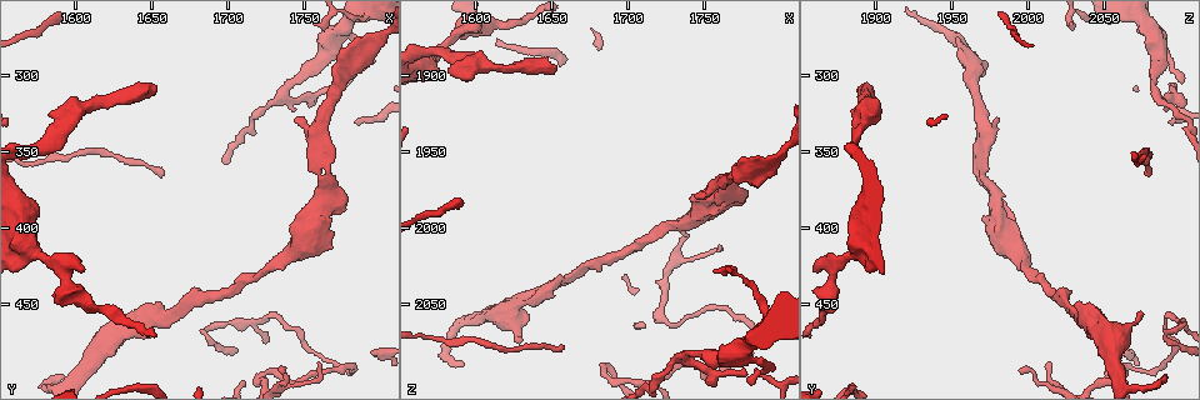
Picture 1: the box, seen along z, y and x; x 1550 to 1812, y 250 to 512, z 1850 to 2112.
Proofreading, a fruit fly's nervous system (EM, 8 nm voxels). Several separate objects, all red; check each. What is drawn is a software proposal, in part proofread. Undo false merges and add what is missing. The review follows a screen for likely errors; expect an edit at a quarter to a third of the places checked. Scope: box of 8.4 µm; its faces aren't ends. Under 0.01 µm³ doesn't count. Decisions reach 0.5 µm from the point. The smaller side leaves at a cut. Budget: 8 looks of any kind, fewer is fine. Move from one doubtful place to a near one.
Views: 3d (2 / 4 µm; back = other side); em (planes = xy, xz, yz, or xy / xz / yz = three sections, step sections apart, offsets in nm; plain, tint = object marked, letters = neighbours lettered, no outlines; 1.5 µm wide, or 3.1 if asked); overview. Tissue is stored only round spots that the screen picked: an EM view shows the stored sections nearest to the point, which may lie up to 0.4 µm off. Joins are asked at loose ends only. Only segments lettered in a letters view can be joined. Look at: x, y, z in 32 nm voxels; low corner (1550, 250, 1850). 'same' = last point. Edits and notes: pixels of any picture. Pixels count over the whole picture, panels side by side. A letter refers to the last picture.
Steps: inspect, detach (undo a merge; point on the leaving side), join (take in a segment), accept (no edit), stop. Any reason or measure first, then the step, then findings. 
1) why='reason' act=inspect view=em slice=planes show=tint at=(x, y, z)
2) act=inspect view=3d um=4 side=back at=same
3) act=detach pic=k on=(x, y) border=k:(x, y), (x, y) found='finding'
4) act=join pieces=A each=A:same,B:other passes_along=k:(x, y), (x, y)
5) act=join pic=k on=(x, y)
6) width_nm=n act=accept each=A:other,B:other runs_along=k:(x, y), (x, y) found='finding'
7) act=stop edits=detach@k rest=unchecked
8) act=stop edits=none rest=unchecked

why='thin end' act=inspect view=3d um=4 at=(1744, 328, 1978)

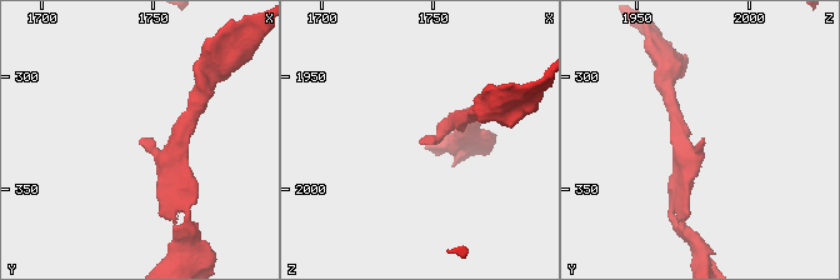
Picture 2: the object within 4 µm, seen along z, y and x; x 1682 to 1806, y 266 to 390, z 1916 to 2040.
why='shape alone is not enough' act=inspect view=em slice=yz step=4 show=letters at=(1745, 329, 1980)

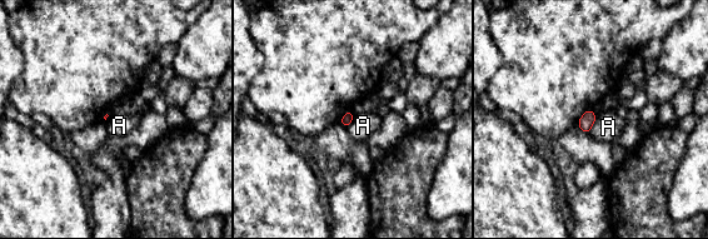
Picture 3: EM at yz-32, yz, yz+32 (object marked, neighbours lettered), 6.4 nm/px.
act=accept each=A:other border=3:(597, 116), (588, 133) found='none of them fits'

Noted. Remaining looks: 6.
why='an open end' act=inspect view=3d um=2 at=(1630, 454, 2074)

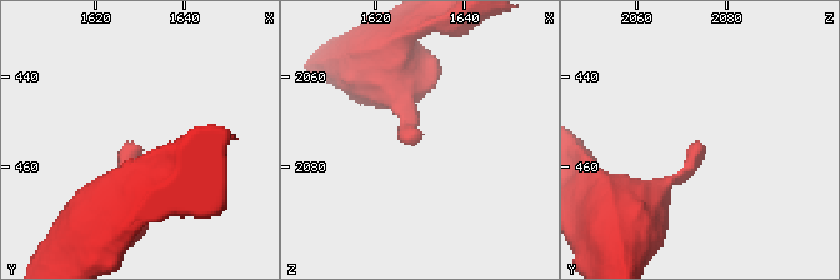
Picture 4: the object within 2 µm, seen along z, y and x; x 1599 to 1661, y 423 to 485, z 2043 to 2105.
why='now the EM' act=inspect view=em slice=xy step=8 show=tint at=(1628, 454, 2074)

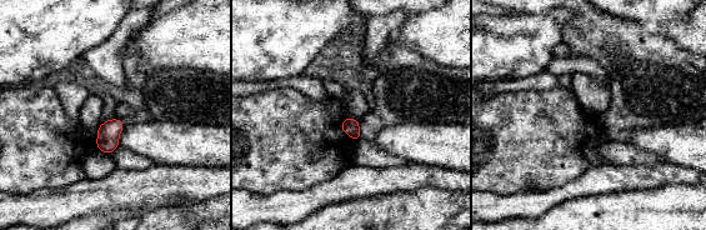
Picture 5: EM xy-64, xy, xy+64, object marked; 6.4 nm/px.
act=inspect view=em slice=planes show=letters at=same

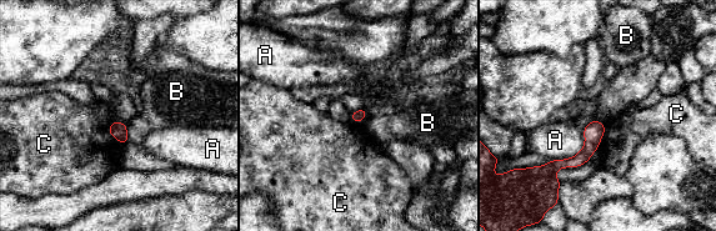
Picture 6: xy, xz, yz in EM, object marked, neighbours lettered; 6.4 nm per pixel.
act=accept each=A:other,B:other,C:other runs_along=6:(600, 126), (590, 147), (551, 176) found='none of them fits'

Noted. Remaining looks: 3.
why='branch stops here' act=inspect view=em slice=xy step=8 show=letters at=(1758, 488, 2012)

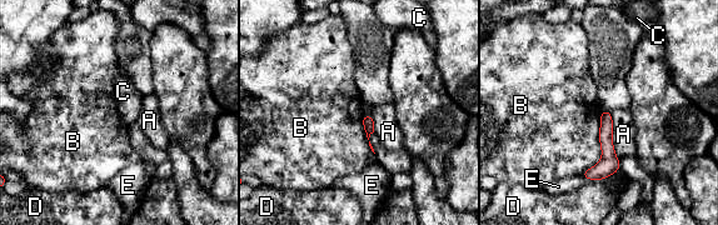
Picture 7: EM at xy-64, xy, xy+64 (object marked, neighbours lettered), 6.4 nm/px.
act=inspect view=em slice=planes show=letters at=same

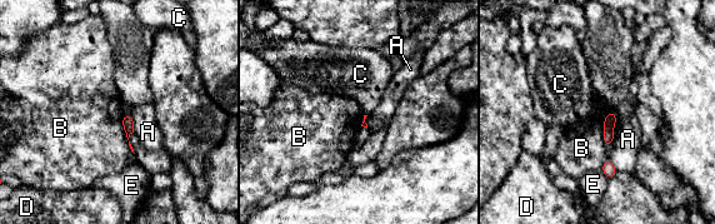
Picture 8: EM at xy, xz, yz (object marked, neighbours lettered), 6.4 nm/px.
longest_contact=B:240nm act=accept each=A:other,B:other,C:other,D:other,E:other border=8:(611, 110), (604, 120), (608, 147) found='none of them fits'

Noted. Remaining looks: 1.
act=stop edits=none rest=unchecked

